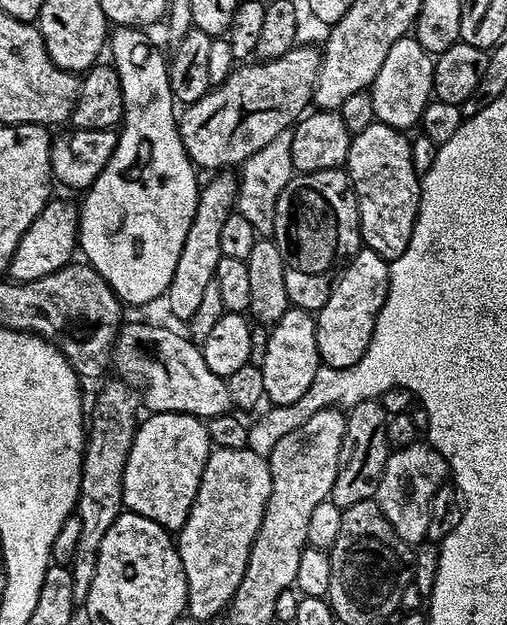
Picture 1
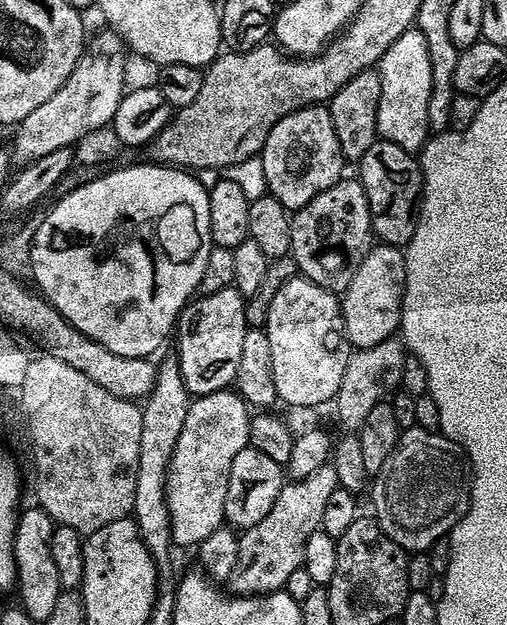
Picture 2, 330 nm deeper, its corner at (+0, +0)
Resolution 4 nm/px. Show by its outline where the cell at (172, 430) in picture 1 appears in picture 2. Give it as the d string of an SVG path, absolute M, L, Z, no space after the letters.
M235 390L211 392L205 396L195 397L189 403L186 422L182 432L174 442L174 454L170 458L170 466L166 474L166 506L170 510L170 526L172 527L173 545L181 544L184 548L195 549L214 530L225 523L224 507L226 506L226 486L230 482L230 465L238 450L249 447L250 408Z

